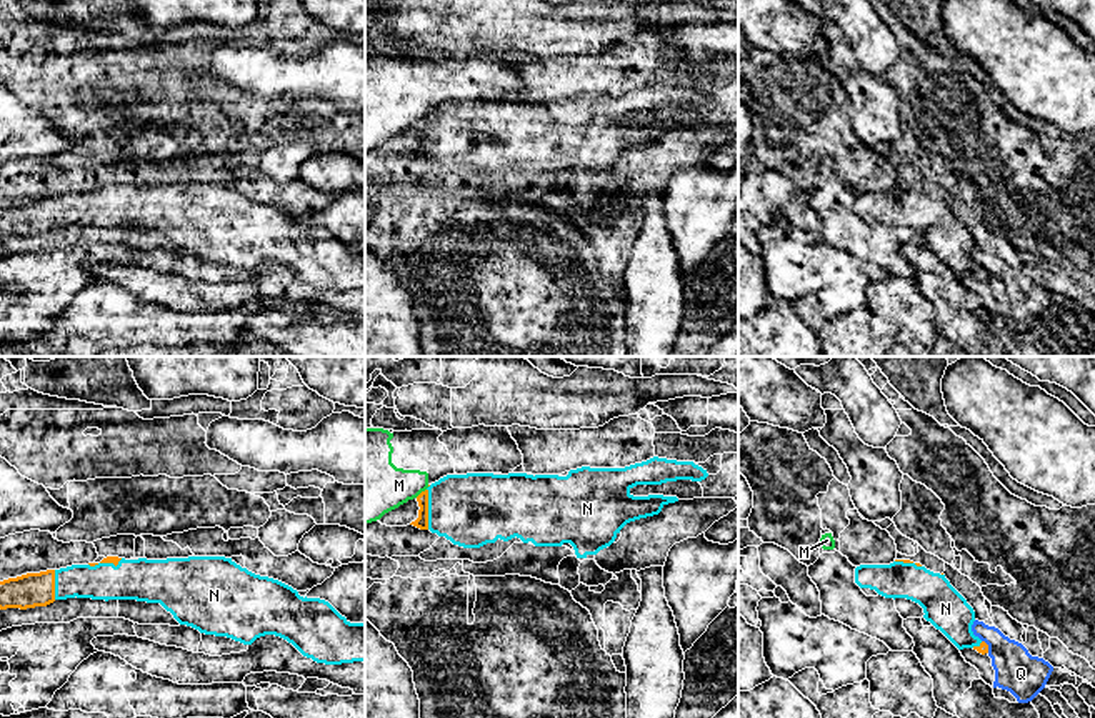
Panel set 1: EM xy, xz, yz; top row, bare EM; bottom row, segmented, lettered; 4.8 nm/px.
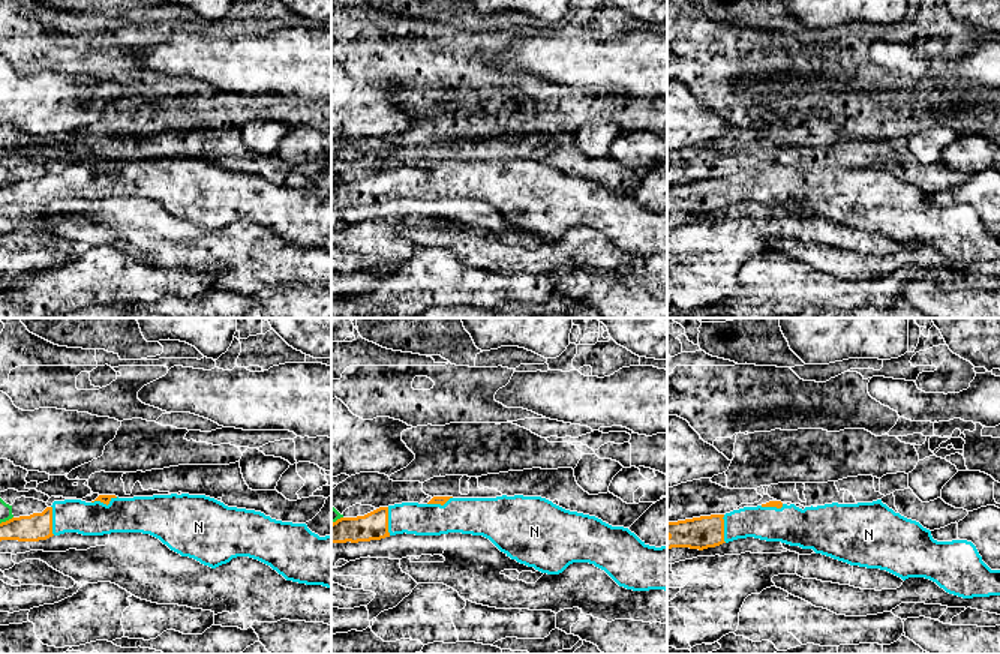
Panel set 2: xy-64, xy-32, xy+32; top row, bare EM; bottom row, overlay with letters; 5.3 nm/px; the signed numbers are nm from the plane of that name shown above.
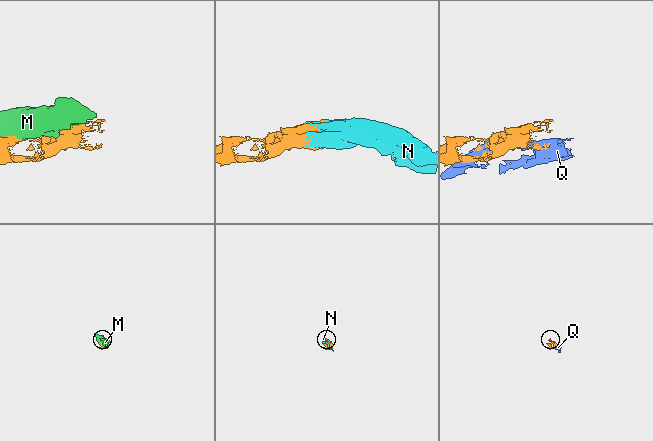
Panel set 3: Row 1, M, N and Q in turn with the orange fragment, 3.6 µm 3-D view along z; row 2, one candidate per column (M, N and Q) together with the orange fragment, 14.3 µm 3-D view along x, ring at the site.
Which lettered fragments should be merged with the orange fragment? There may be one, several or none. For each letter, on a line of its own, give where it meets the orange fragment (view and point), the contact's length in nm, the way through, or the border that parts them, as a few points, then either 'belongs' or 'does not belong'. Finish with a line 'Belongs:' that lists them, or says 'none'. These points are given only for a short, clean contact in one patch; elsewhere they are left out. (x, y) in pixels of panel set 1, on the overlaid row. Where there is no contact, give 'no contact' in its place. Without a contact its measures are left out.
M: meets orange in xz at (422, 492); contact 70 nm long; does not belong
N: meets orange in xz at (427, 507); contact 220 nm long; belongs
Q: meets orange in yz at (987, 647); contact 70 nm long; does not belong
Belongs: N

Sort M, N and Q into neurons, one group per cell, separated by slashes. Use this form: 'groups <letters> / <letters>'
groups M / N / Q

